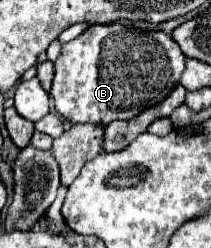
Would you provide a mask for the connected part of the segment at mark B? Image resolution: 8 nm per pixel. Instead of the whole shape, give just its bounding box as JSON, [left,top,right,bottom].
[50,22,186,124]

